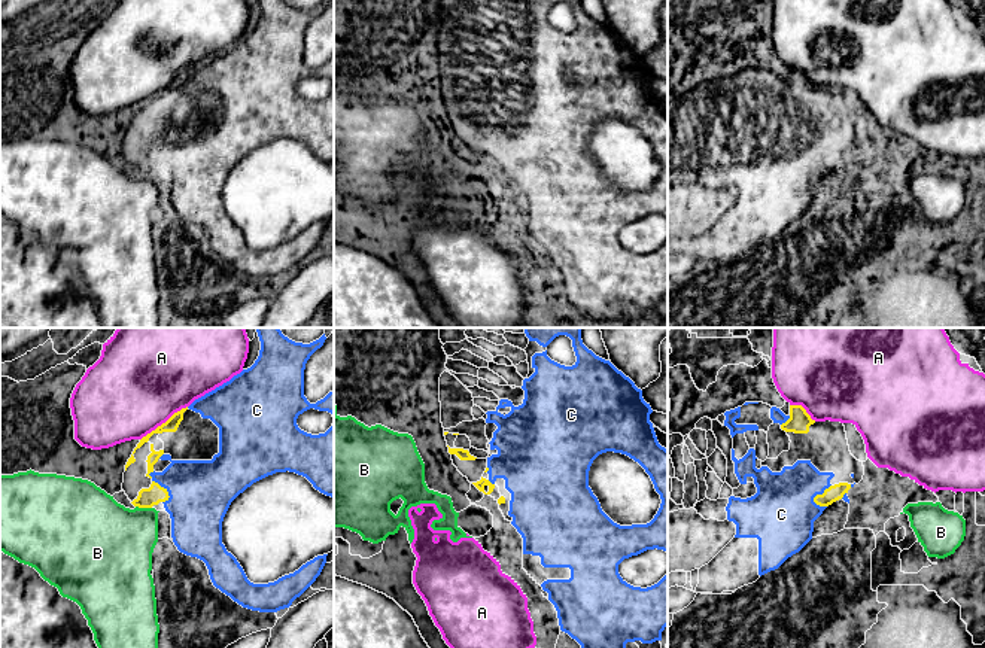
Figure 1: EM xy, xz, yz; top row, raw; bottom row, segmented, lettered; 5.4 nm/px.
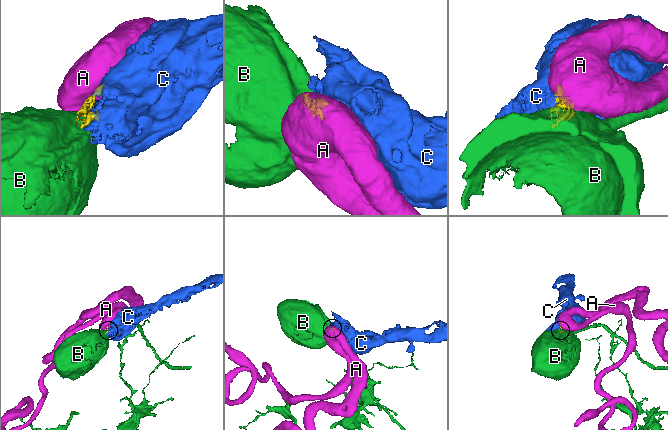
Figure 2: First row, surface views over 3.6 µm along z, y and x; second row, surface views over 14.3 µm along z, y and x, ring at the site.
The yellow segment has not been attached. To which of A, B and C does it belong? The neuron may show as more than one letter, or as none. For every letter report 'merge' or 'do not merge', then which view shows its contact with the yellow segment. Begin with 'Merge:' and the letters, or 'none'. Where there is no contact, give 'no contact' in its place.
Merge: C
A: do not merge | xy
B: do not merge | xy
C: merge | yz

